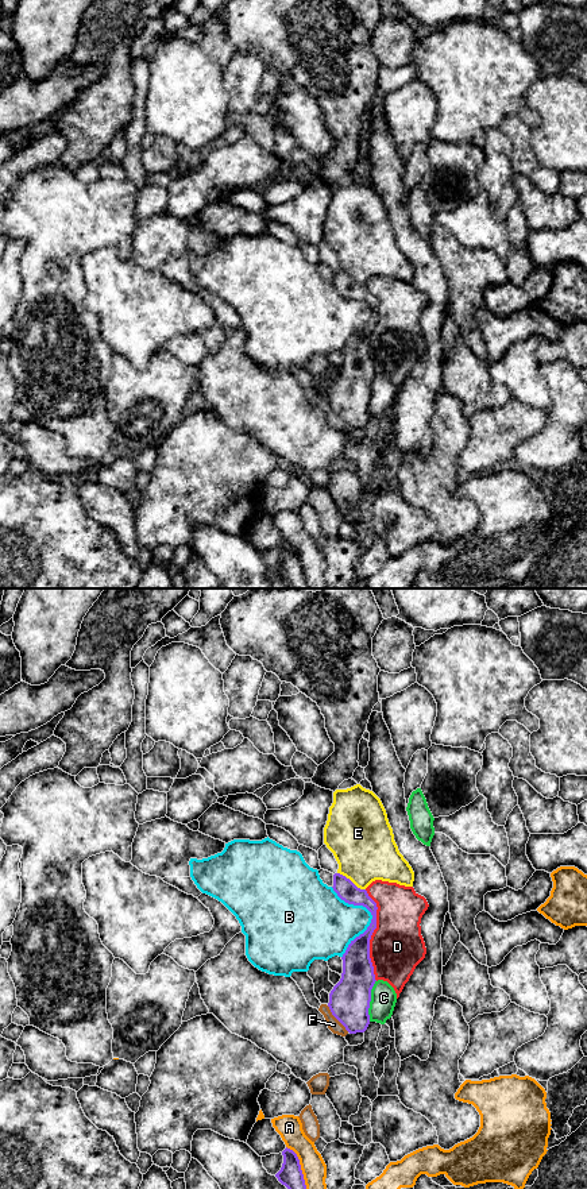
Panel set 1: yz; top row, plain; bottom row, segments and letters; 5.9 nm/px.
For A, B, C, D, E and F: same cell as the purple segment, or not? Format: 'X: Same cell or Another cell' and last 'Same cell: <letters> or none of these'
A: Another cell
B: Another cell
C: Another cell
D: Another cell
E: Another cell
F: Another cell
Same cell: none of these

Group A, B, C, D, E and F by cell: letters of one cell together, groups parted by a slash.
A / B / C / D / E / F

